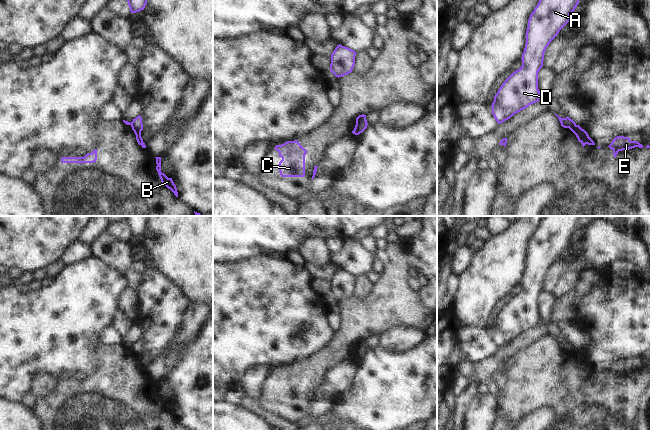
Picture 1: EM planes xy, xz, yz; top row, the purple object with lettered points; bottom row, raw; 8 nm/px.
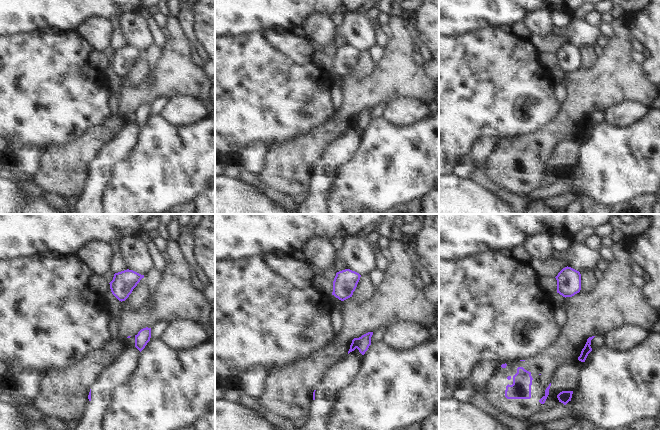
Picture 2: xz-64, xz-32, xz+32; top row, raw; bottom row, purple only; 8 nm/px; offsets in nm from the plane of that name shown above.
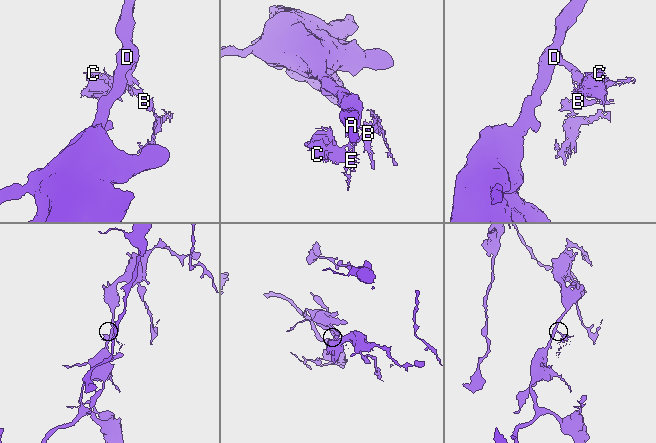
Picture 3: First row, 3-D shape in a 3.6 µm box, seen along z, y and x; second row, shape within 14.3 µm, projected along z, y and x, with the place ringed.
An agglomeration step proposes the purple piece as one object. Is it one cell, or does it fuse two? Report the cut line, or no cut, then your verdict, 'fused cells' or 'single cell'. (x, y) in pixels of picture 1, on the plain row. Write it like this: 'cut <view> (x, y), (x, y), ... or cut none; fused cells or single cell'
cut xy (130, 347), (140, 356); fused cells

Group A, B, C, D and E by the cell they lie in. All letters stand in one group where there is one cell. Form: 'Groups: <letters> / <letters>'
Groups: A D / B C E

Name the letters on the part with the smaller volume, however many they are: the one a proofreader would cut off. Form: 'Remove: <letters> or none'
Remove: B, C, E

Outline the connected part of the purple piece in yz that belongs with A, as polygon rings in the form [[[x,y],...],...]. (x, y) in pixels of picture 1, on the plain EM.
[[[545,216],[531,237],[526,255],[522,290],[501,309],[491,329],[498,348],[539,325],[538,296],[550,266],[570,245],[581,216]]]

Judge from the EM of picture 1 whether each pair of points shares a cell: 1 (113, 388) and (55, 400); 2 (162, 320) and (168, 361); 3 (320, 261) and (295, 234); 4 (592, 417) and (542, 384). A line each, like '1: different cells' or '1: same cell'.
1: same cell
2: different cells
3: different cells
4: same cell

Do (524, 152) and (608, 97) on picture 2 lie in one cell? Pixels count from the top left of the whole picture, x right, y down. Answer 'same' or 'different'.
same

